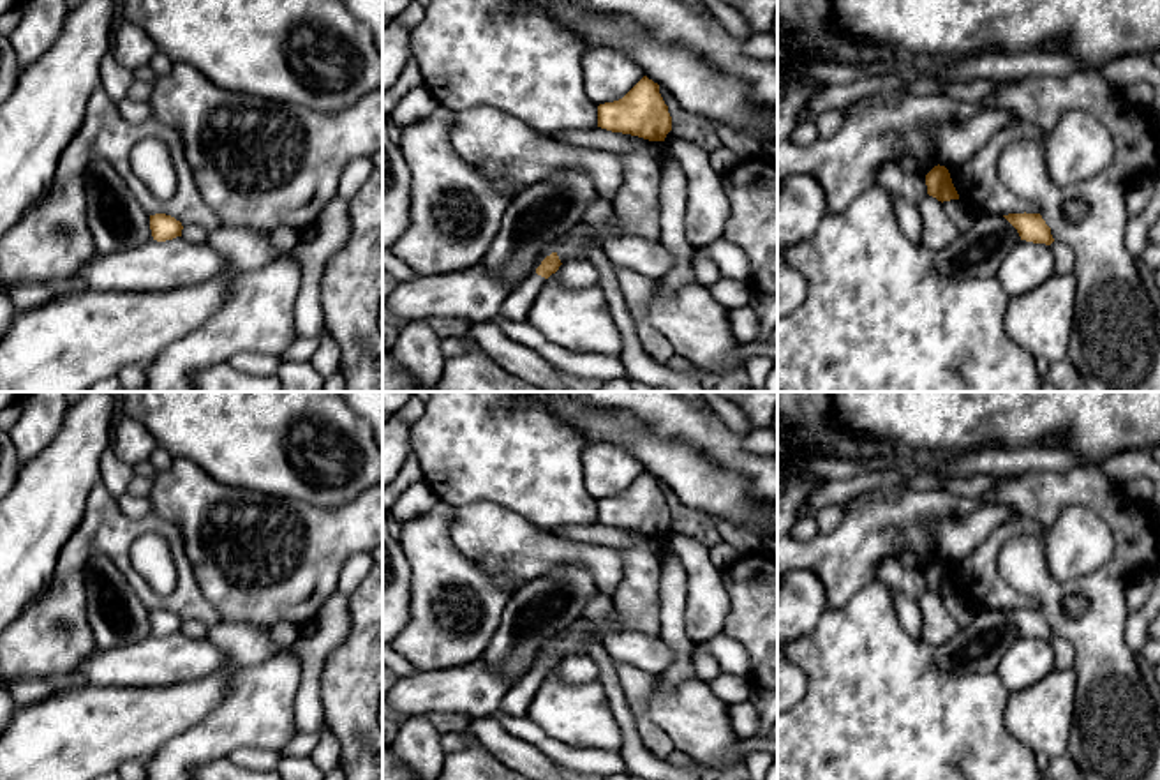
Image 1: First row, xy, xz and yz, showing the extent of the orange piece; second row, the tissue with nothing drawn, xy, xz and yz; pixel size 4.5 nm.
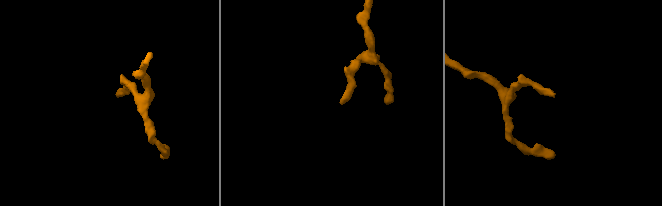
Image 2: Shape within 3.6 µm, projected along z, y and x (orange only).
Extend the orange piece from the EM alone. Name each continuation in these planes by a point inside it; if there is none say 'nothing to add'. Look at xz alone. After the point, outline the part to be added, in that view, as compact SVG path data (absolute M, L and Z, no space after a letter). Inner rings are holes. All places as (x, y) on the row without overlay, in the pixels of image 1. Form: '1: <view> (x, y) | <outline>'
1: xz (520, 694) | M536 667L529 669L524 676L515 679L502 697L499 709L509 715L525 716L536 692L545 681L547 674Z

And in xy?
nothing to add

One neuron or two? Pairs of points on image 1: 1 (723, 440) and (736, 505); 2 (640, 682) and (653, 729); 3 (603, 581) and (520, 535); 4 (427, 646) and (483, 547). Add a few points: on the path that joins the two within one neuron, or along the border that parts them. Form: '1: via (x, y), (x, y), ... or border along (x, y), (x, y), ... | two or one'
1: border along (693, 447), (718, 464), (734, 470), (757, 500) | two
2: via (640, 694), (642, 717) | one
3: via (587, 560), (577, 553), (542, 551) | one
4: border along (452, 524), (452, 542), (505, 588) | two

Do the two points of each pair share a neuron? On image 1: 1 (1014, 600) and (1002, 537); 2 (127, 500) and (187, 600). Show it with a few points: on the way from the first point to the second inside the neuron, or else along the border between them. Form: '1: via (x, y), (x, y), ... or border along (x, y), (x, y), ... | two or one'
1: via (998, 584), (991, 577), (991, 553) | one
2: border along (115, 498), (118, 507), (131, 517), (152, 516) | two

